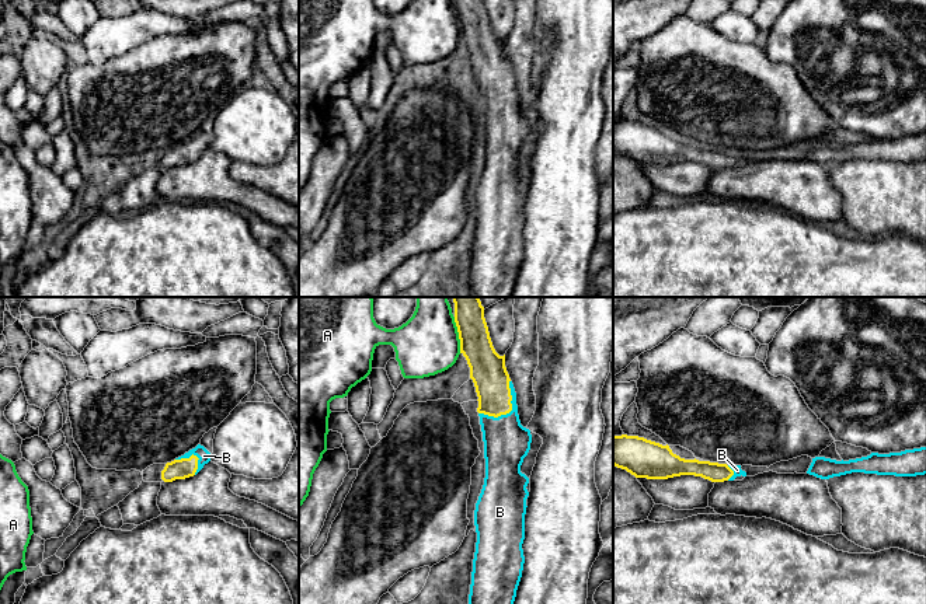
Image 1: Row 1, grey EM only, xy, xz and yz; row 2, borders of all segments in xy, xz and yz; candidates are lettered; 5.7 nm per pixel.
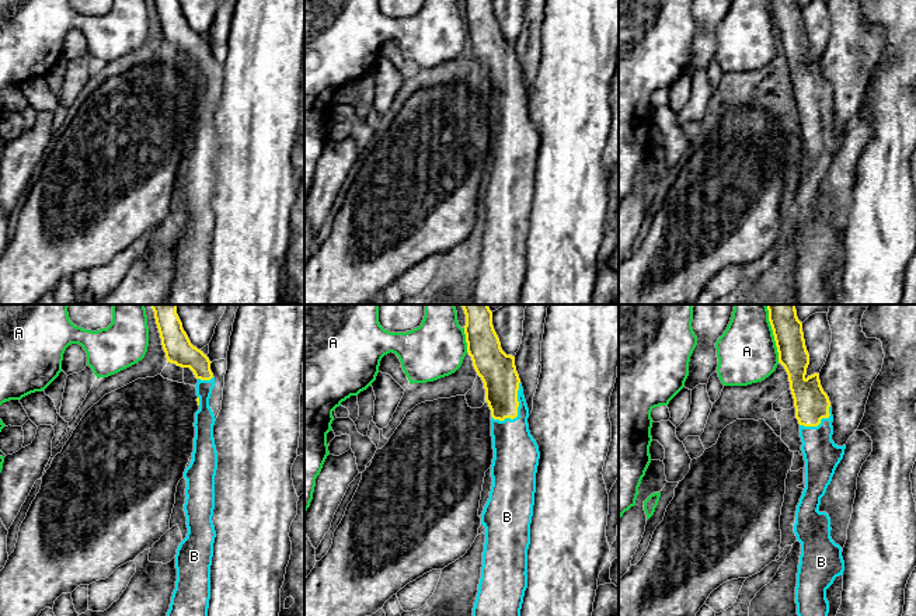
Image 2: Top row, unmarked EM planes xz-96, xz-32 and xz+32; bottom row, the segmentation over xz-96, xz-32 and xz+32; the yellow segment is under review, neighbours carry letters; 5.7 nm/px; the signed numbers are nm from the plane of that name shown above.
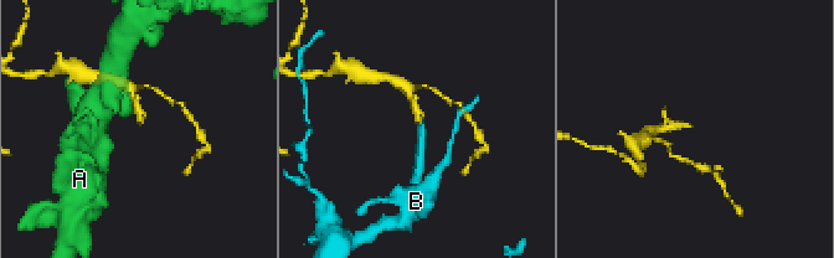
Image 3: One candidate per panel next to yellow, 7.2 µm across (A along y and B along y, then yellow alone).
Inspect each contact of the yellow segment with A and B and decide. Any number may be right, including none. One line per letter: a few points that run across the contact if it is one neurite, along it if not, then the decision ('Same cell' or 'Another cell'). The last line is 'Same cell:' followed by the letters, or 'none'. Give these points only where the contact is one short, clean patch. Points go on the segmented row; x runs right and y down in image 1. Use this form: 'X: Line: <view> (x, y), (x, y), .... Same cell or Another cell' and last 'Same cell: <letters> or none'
A: Another cell
B: Line: xz (488, 373), (497, 398), (510, 411), (507, 442). Same cell
Same cell: B

